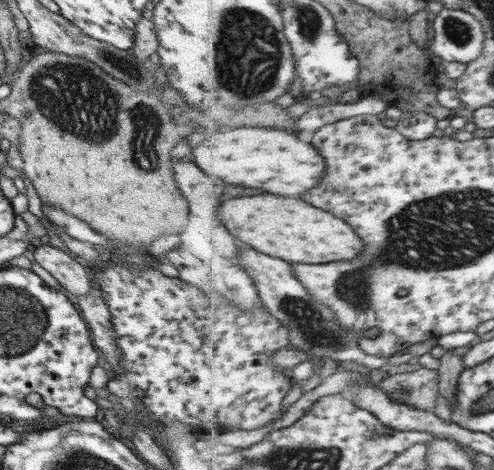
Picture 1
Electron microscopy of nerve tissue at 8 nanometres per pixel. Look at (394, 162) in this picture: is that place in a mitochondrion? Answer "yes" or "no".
no

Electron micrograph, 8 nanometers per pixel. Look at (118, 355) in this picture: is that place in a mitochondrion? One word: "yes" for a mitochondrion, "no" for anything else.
no

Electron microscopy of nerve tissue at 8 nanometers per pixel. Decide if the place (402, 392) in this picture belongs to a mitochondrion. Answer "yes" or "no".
yes

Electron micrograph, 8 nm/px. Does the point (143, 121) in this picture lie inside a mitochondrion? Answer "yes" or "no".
yes

